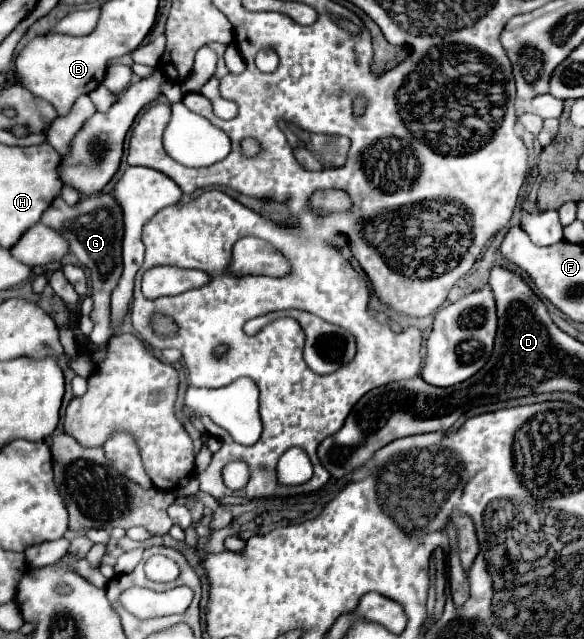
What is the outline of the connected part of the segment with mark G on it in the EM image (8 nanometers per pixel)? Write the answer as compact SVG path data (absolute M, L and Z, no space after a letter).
M98 192L94 196L82 196L78 204L68 206L60 196L52 202L52 206L44 212L42 224L58 230L68 242L70 252L78 258L82 266L90 270L92 284L94 284L94 310L90 314L94 322L94 330L90 334L90 342L94 344L108 344L112 330L110 330L110 294L116 288L120 274L122 274L122 238L124 238L124 218L122 208L114 200L112 192Z

